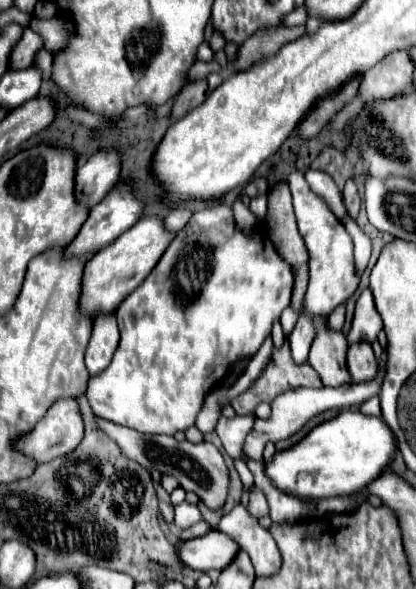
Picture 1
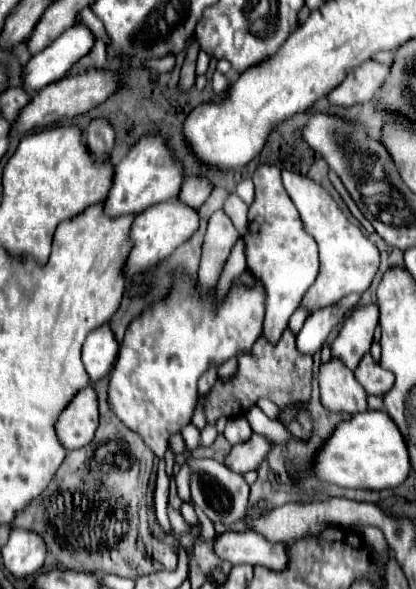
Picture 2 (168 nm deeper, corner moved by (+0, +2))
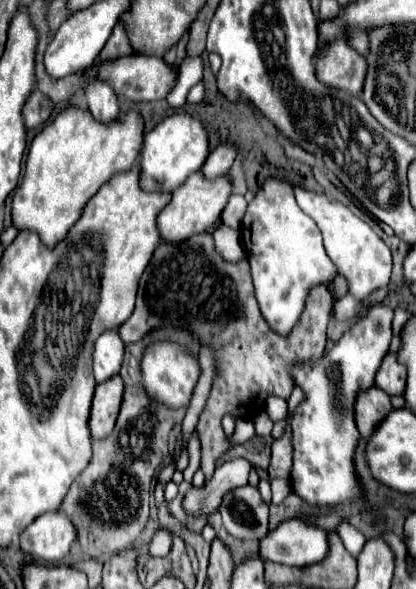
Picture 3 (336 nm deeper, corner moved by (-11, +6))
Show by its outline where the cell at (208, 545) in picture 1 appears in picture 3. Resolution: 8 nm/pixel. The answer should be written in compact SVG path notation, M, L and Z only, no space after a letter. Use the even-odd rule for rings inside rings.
M285 520L275 530L271 530L261 542L259 542L259 556L269 562L285 564L285 566L311 566L323 560L327 554L327 532L315 526L307 526L301 520Z

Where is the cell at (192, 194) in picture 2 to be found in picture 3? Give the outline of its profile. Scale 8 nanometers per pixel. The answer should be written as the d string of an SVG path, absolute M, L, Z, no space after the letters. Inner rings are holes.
M231 144L217 146L217 148L207 156L207 160L205 160L203 168L201 168L203 176L205 176L209 182L213 182L213 180L225 176L225 174L229 172L229 168L231 168L235 156L237 156L237 148L235 148L235 146L231 146Z

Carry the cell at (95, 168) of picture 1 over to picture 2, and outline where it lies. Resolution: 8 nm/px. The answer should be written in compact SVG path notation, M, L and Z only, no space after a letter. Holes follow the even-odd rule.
M94 118L86 128L86 142L96 160L106 160L114 148L114 130L108 120Z

